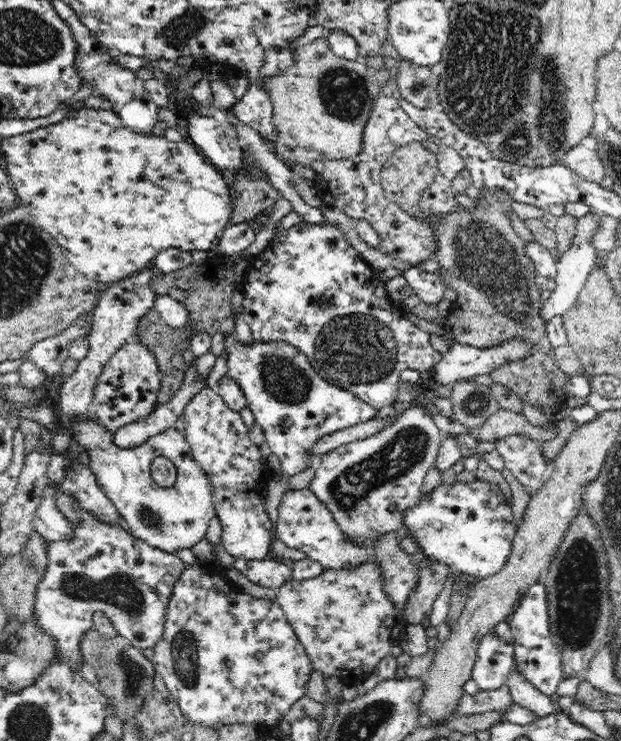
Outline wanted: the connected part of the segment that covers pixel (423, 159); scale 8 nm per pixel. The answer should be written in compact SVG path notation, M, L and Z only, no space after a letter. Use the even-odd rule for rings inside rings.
M413 141L398 147L385 160L381 171L381 185L388 200L399 204L406 212L416 212L418 198L437 175L439 175L438 155L430 152L422 141Z

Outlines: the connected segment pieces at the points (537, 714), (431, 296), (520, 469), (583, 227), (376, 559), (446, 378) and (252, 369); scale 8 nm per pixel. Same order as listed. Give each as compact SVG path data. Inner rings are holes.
M512 671L507 680L513 702L532 712L533 722L553 714L554 702L548 695L538 692L534 686L522 679L516 671Z
M410 267L405 271L405 277L413 288L413 292L425 303L439 306L450 284L439 273L428 273L418 267Z
M508 435L496 442L505 460L505 467L522 483L531 495L542 486L552 466L544 465L540 442L518 435Z
M590 214L577 221L577 236L572 248L557 262L556 287L550 299L543 303L543 317L562 315L576 302L578 293L584 288L590 273L596 267L594 248L589 237L596 224L596 215Z
M311 488L291 490L285 494L279 506L279 517L275 527L277 538L287 547L305 552L312 560L319 562L326 571L356 572L357 568L372 563L379 571L381 578L379 584L387 600L392 604L397 617L405 621L412 594L416 594L420 586L422 569L420 570L418 566L418 554L408 554L400 546L400 540L403 538L400 532L386 530L376 534L370 540L361 536L352 538L343 528L340 528L332 511Z
M508 341L495 349L479 349L467 344L452 343L442 358L430 368L430 382L438 386L454 383L475 376L492 374L506 360L514 360L526 354L526 345L520 341Z
M230 333L224 350L229 351L228 374L238 381L245 392L247 404L254 413L255 422L264 429L266 444L269 444L271 452L278 456L281 472L287 478L299 475L309 468L317 468L322 454L317 454L313 448L323 436L366 422L378 414L377 408L361 401L347 390L327 384L312 369L312 365L304 354L286 343L255 342L251 347L244 347L238 342L238 338Z

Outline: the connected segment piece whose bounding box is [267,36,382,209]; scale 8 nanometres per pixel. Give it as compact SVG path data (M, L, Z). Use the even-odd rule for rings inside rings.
M324 36L299 46L295 57L294 64L282 76L267 82L274 104L274 125L278 128L274 150L293 174L290 187L294 193L310 207L320 209L314 181L304 177L304 170L312 162L350 161L360 155L368 120L382 92L365 62L336 56Z

